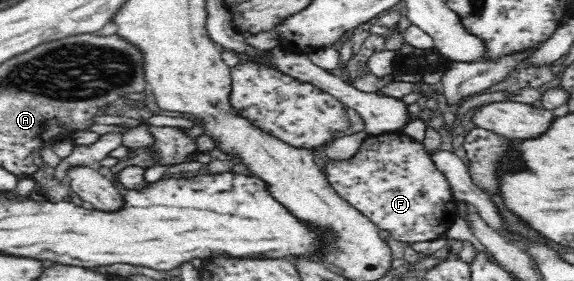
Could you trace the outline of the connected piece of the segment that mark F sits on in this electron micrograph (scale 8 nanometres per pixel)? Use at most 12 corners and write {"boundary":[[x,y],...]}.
{"boundary":[[404,133],[325,161],[331,187],[383,235],[433,241],[457,199]]}

